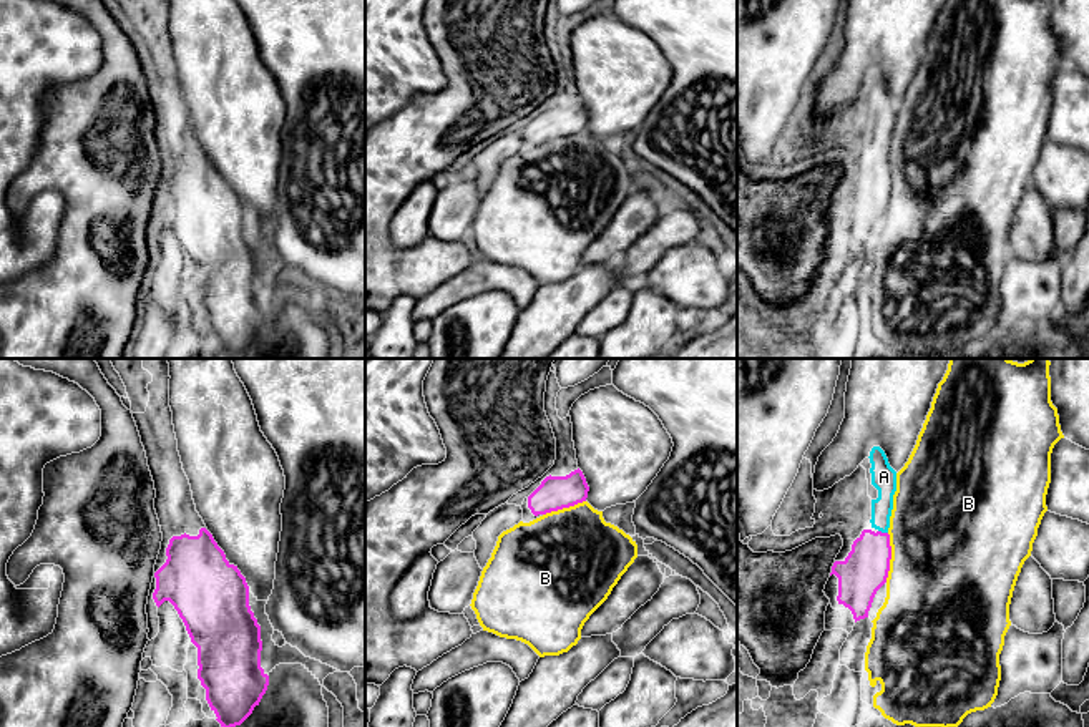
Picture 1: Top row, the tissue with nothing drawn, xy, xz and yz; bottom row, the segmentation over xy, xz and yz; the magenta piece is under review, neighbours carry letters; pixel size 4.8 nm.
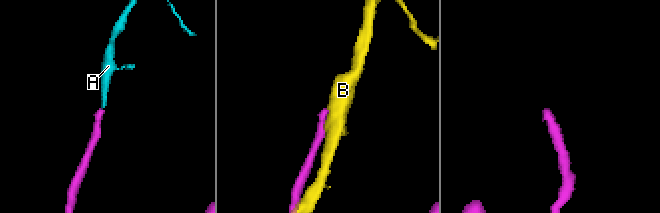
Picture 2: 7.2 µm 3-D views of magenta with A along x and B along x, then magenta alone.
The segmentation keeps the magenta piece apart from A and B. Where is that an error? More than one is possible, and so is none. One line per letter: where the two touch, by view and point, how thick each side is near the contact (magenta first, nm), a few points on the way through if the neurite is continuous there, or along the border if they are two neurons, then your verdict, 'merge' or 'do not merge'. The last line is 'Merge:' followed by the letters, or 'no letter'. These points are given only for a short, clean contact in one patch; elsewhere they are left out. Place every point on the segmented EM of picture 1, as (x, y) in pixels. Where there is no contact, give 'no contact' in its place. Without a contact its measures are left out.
A: contact yz (883, 533); calibres 220 and 110 nm; way yz (865, 570), (870, 553), (883, 533), (885, 482); merge
B: contact yz (890, 558); calibres 220 and 500 nm; do not merge
Merge: A

